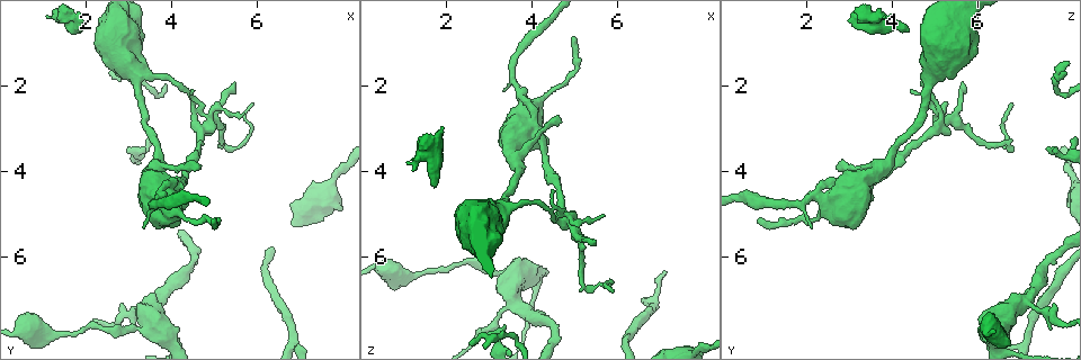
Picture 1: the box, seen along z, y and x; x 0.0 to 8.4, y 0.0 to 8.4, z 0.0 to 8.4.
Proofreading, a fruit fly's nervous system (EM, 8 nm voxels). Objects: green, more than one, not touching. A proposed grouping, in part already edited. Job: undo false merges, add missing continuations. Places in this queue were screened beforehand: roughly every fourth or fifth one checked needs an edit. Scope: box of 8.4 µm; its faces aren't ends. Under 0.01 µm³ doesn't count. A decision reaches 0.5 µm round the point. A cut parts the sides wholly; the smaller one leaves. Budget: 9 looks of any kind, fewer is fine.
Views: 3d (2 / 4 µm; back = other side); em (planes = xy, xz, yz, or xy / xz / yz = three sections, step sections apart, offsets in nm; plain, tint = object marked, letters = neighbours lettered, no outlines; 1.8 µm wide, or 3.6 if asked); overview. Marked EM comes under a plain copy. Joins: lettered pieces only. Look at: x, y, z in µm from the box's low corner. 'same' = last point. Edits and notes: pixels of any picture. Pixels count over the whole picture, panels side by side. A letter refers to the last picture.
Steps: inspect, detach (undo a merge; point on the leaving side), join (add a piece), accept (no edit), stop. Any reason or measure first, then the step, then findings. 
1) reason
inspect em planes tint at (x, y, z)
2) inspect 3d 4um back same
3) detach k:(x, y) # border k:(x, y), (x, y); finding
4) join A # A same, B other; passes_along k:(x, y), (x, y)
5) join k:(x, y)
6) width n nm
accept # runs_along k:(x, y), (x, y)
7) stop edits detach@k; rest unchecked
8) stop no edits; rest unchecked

calibre changes
inspect em 3.6um xz step 16 tint at (4.30, 4.25, 3.45)

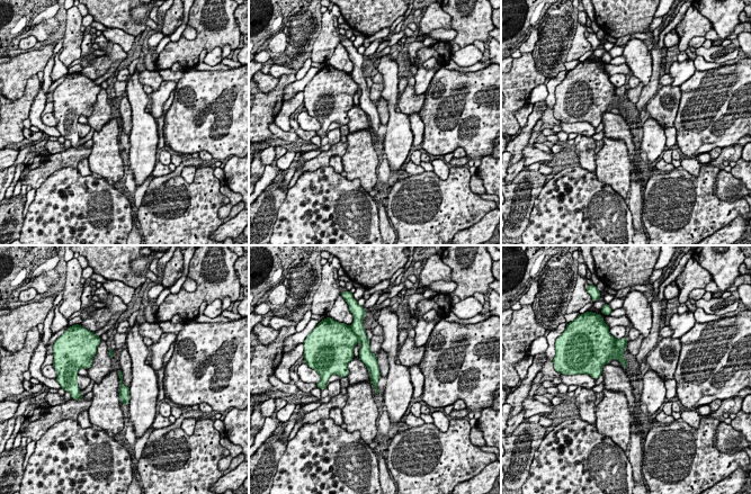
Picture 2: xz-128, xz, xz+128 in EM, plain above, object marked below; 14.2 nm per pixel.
inspect em 3.6um xz step 16 letters same

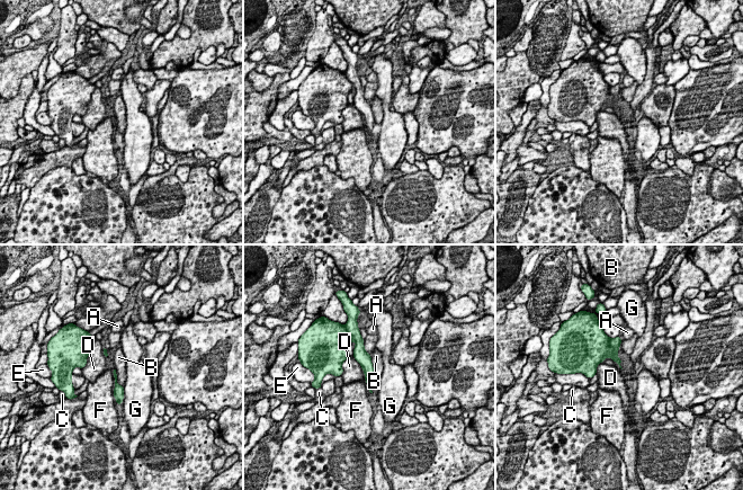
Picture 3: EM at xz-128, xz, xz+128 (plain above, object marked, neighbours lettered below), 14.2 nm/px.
detach 3:(615, 342) # A other, B other, C other, D other, E other, F other, G other; border 3:(610, 338), (610, 354), (608, 356); two cells meet here

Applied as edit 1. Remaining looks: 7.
inspect em xy step 4 letters at (4.90, 3.00, 5.20)

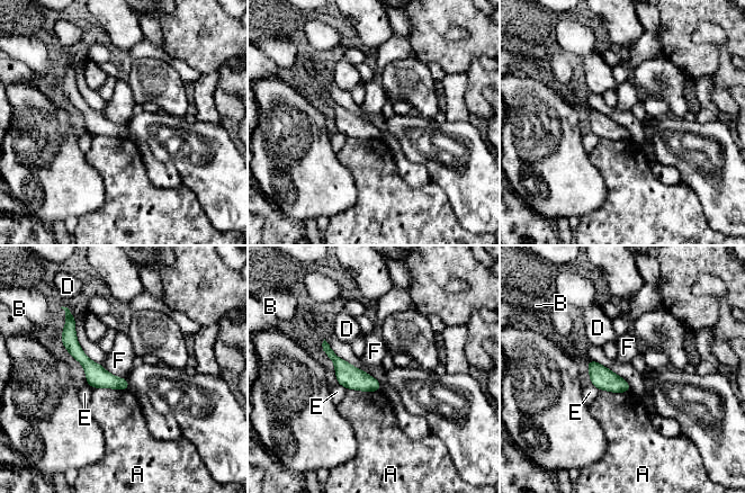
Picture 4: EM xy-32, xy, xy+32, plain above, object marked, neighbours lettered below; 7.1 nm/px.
another direction
inspect em planes letters same

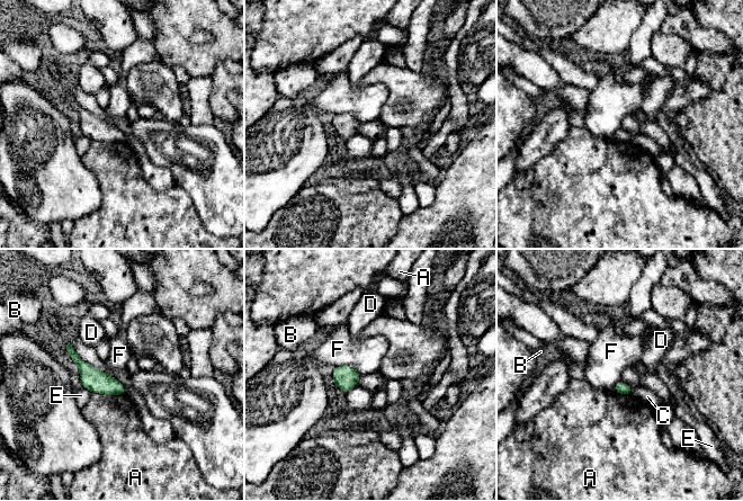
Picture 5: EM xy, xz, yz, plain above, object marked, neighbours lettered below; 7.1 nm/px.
width 90 nm
accept # A other, B other, C other, D other, E other, F other; runs_along 5:(70, 349), (99, 382), (122, 391); no lettered piece goes on from it

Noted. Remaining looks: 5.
sudden change in width
inspect em yz step 4 letters at (1.25, 7.80, 6.50)

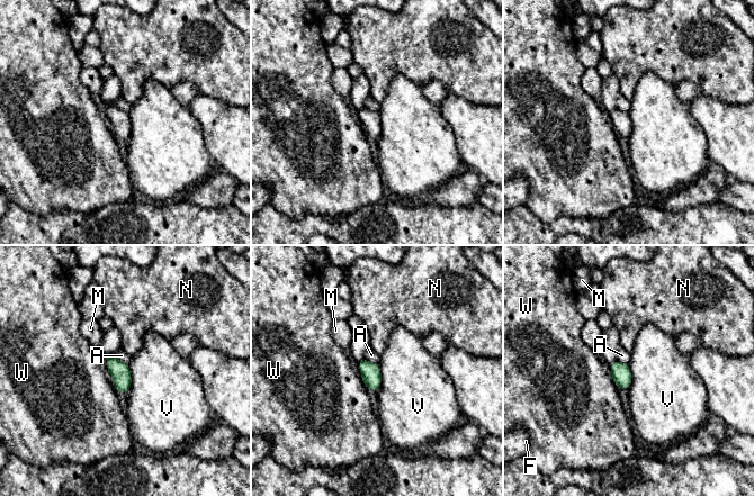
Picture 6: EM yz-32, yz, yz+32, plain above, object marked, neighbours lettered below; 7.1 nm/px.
cut it another way
inspect em planes letters same

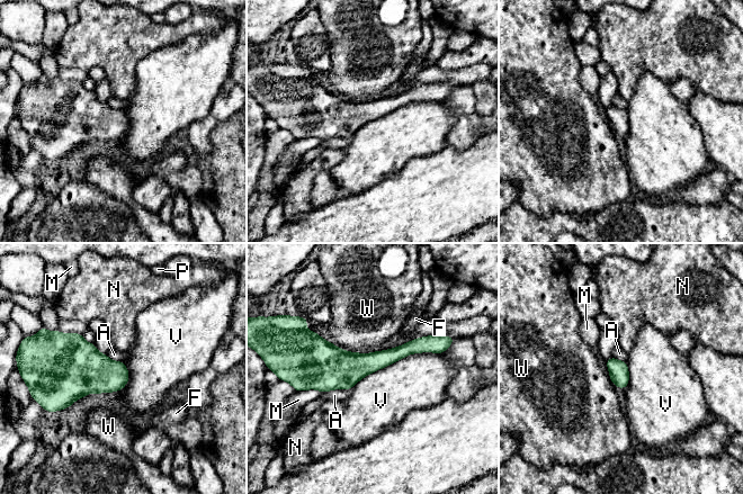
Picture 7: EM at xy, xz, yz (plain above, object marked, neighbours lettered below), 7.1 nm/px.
width 140 nm
accept # A other, F other, M other, N other, P other, V other, W other; border 7:(444, 352), (412, 352), (351, 387); all the same cell

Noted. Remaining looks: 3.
thick turns thin
inspect em 3.6um planes letters at (3.15, 1.70, 4.90)

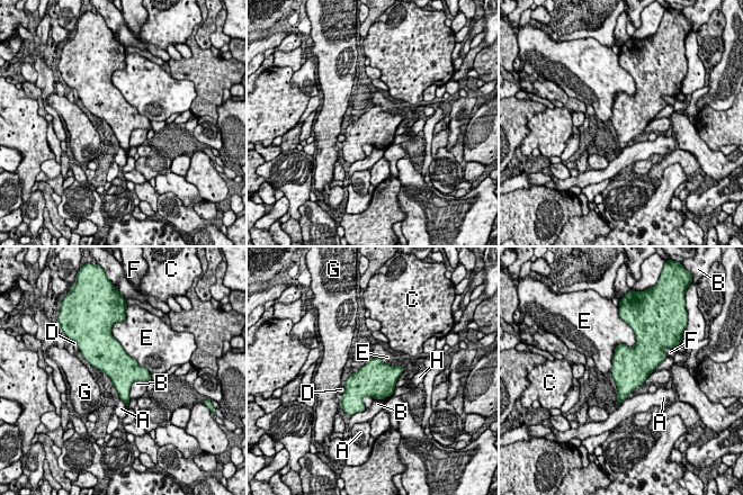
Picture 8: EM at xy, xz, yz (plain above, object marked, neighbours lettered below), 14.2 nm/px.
longest_contact E 650 nm
accept # A other, B other, C other, D other, E other, F other, G other, H other; border 8:(635, 335), (609, 372); continuous, no second cell

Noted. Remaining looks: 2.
stop edits detach@3; rest unchecked

